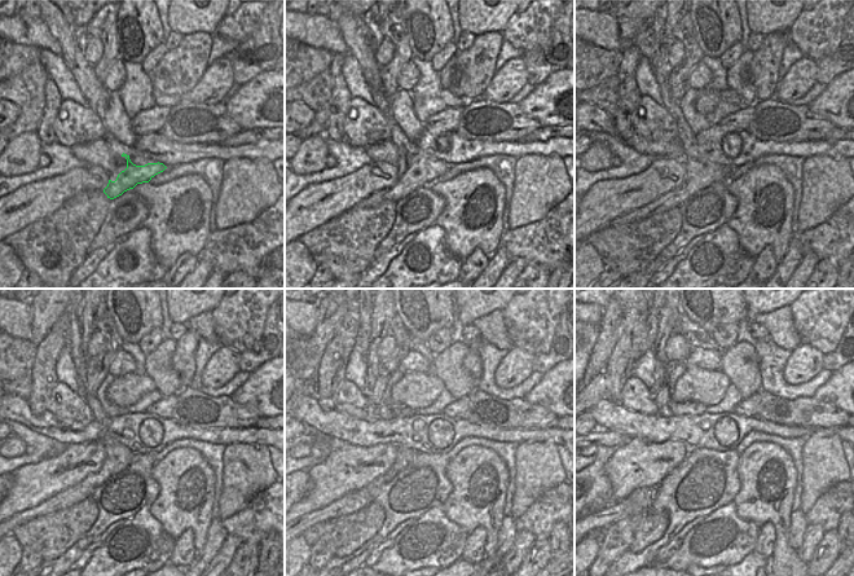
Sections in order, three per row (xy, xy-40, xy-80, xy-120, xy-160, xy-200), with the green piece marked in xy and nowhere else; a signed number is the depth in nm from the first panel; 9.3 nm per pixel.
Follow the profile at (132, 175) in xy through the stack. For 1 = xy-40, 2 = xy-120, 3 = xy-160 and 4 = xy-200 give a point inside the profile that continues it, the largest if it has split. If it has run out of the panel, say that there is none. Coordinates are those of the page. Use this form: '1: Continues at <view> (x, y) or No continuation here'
1: Continues at xy-40 (423, 175)
2: Continues at xy-120 (82, 491)
3: Continues at xy-160 (351, 502)
4: Continues at xy-200 (624, 509).

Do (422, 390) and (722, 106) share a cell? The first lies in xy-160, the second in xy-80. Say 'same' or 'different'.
different

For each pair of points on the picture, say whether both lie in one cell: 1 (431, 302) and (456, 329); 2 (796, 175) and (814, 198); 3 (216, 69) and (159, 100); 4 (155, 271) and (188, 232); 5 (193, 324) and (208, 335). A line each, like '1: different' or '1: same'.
1: different
2: different
3: same
4: different
5: same

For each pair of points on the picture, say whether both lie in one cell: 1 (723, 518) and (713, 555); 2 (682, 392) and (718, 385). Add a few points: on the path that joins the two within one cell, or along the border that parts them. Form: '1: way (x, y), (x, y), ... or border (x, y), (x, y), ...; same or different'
1: way (723, 527), (722, 535), (713, 546); same
2: way (691, 387), (709, 386); same

